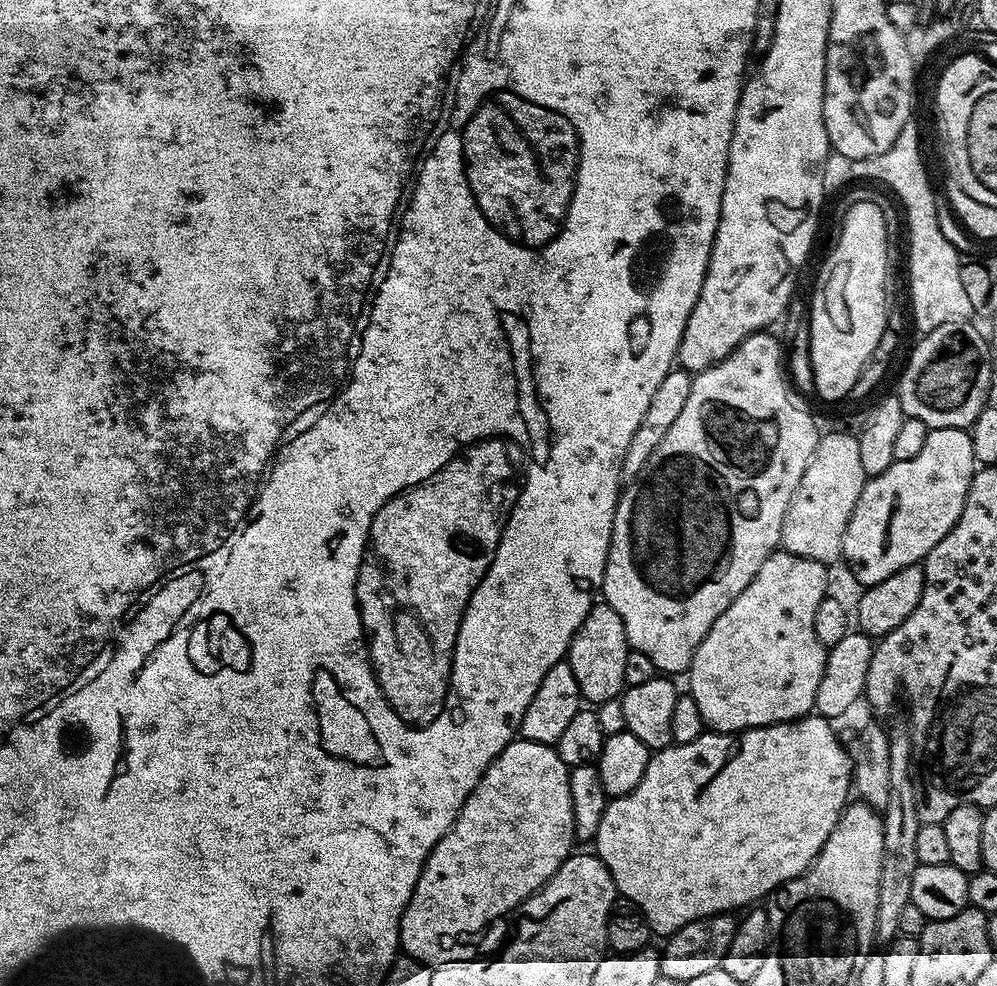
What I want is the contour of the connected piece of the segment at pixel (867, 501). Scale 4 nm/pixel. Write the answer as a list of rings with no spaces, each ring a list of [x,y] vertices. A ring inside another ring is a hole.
[[[934,428],[927,435],[909,460],[897,459],[882,474],[865,479],[854,514],[850,514],[850,522],[846,526],[842,553],[843,563],[848,563],[860,586],[877,584],[882,582],[882,578],[890,578],[890,574],[898,574],[898,570],[906,566],[920,564],[930,550],[950,534],[954,522],[958,522],[958,514],[962,514],[970,482],[978,471],[972,437],[963,428]]]

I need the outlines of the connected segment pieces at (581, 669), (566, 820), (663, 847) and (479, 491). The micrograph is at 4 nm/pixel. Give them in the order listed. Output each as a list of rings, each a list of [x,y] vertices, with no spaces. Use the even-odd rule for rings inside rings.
[[[607,602],[593,603],[582,626],[578,626],[573,634],[566,657],[570,670],[574,670],[574,682],[578,682],[580,695],[589,705],[599,706],[607,700],[617,699],[623,693],[629,651],[626,626],[622,626],[622,618],[618,618],[618,614]]]
[[[523,738],[513,739],[494,758],[494,762],[485,767],[480,784],[474,786],[470,798],[462,806],[462,810],[456,815],[456,821],[450,826],[450,830],[444,836],[437,839],[434,850],[426,858],[422,866],[422,874],[414,886],[414,894],[406,906],[398,925],[398,935],[400,938],[400,948],[405,957],[411,958],[425,966],[435,966],[437,964],[449,964],[459,960],[470,960],[477,955],[475,936],[487,926],[491,920],[496,920],[499,916],[504,916],[508,911],[519,909],[526,898],[530,898],[540,889],[545,882],[555,874],[562,866],[562,862],[573,855],[572,844],[577,843],[576,831],[574,830],[574,806],[572,805],[572,795],[570,794],[569,767],[562,762],[562,758],[556,752],[555,747],[547,744],[535,744]]]
[[[809,714],[801,716],[798,720],[787,720],[781,724],[771,724],[761,728],[748,728],[738,733],[706,730],[698,738],[694,738],[694,742],[673,743],[649,755],[648,765],[638,786],[634,786],[634,790],[630,790],[624,796],[609,799],[602,814],[602,822],[598,822],[598,834],[594,841],[595,855],[600,857],[606,870],[610,870],[617,893],[627,903],[635,904],[639,908],[657,937],[667,938],[682,926],[703,916],[732,914],[737,911],[735,908],[747,909],[763,901],[769,894],[783,889],[788,881],[807,872],[816,855],[822,850],[826,838],[830,838],[834,826],[840,820],[841,812],[850,800],[848,792],[850,796],[852,758],[849,749],[845,745],[844,748],[840,745],[840,740],[831,726],[833,725],[823,716]]]
[[[472,448],[472,452],[468,452],[468,456],[460,456],[460,460],[456,460],[456,464],[452,464],[452,468],[448,468],[448,472],[440,472],[440,476],[436,476],[436,480],[432,480],[432,484],[424,484],[424,488],[420,488],[420,492],[415,492],[413,488],[408,488],[405,492],[397,492],[394,498],[390,498],[380,509],[378,514],[374,514],[372,519],[372,525],[368,531],[368,547],[364,549],[364,561],[362,566],[358,570],[358,578],[356,579],[356,601],[360,608],[366,608],[366,612],[360,612],[360,614],[366,614],[366,618],[360,618],[362,626],[364,627],[365,637],[369,636],[371,632],[376,632],[376,638],[366,638],[366,640],[374,640],[374,646],[366,646],[368,650],[368,659],[372,662],[373,672],[377,672],[379,668],[382,668],[382,680],[387,694],[390,694],[388,702],[394,702],[393,710],[401,716],[404,721],[411,721],[415,712],[420,712],[420,720],[426,720],[429,724],[433,724],[435,720],[440,717],[440,711],[444,709],[444,699],[448,696],[448,690],[450,687],[450,681],[454,676],[454,657],[456,655],[456,639],[458,638],[458,630],[460,629],[460,623],[464,617],[464,611],[466,606],[470,602],[470,598],[474,594],[474,590],[482,582],[482,578],[488,572],[488,568],[492,564],[494,554],[498,550],[498,544],[501,540],[505,539],[506,532],[504,527],[509,527],[510,517],[513,515],[516,503],[513,502],[512,496],[515,498],[520,497],[520,493],[516,491],[516,484],[480,484],[480,448]],[[396,578],[406,578],[406,608],[412,604],[416,606],[416,690],[410,690],[410,688],[396,688],[396,682],[390,684],[390,680],[396,680],[396,678],[408,678],[406,674],[390,674],[390,658],[382,658],[378,656],[376,652],[380,650],[388,650],[388,636],[392,634],[392,610],[384,610],[382,606],[384,604],[396,604],[396,602],[402,602],[402,596],[400,592],[396,592],[396,588],[382,588],[382,584],[390,584],[388,580],[392,580],[392,586],[400,586],[402,582],[396,582]]]

